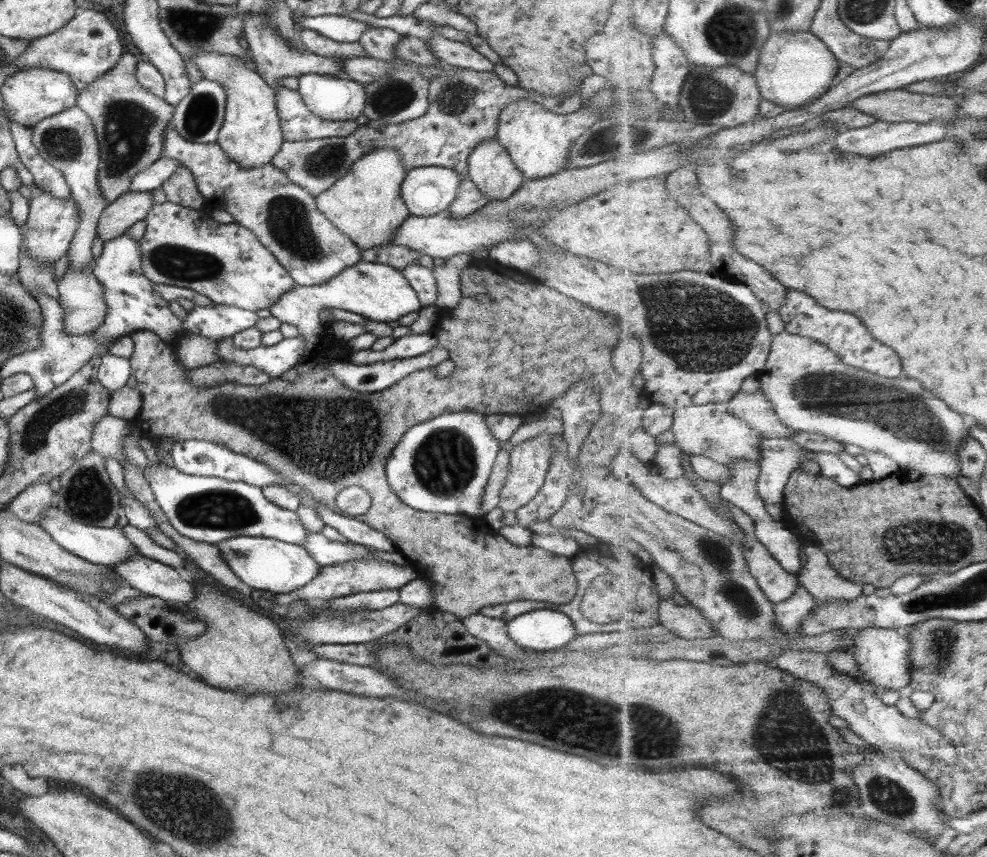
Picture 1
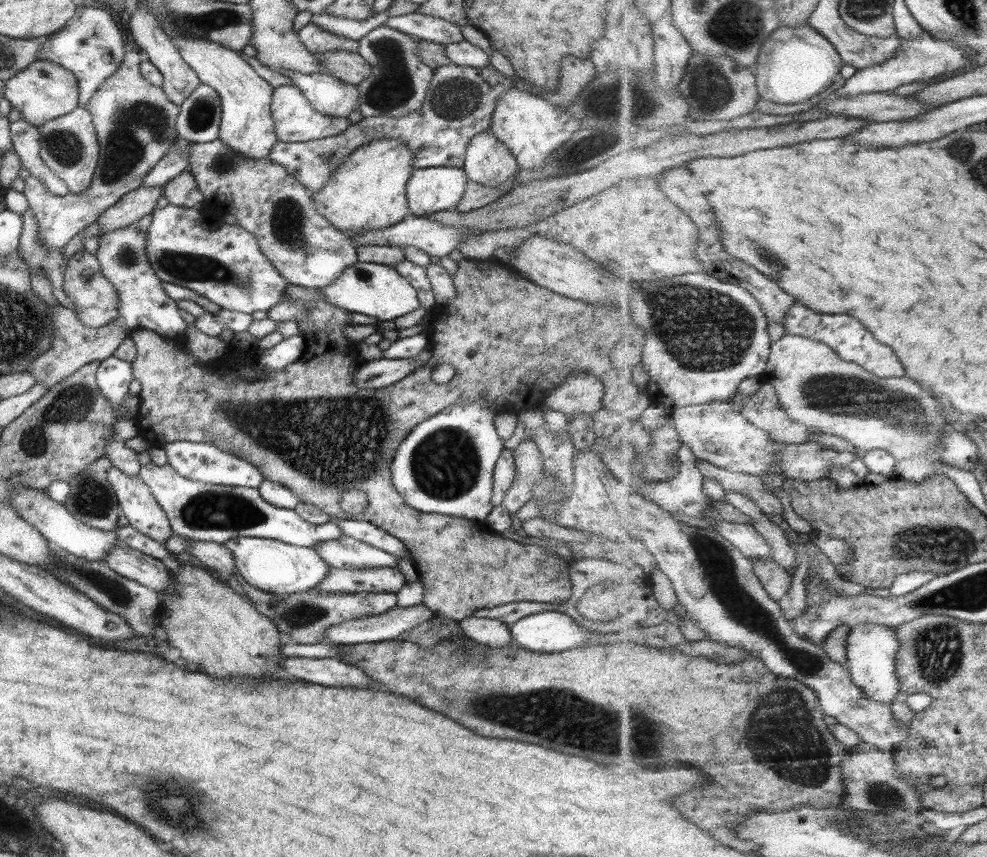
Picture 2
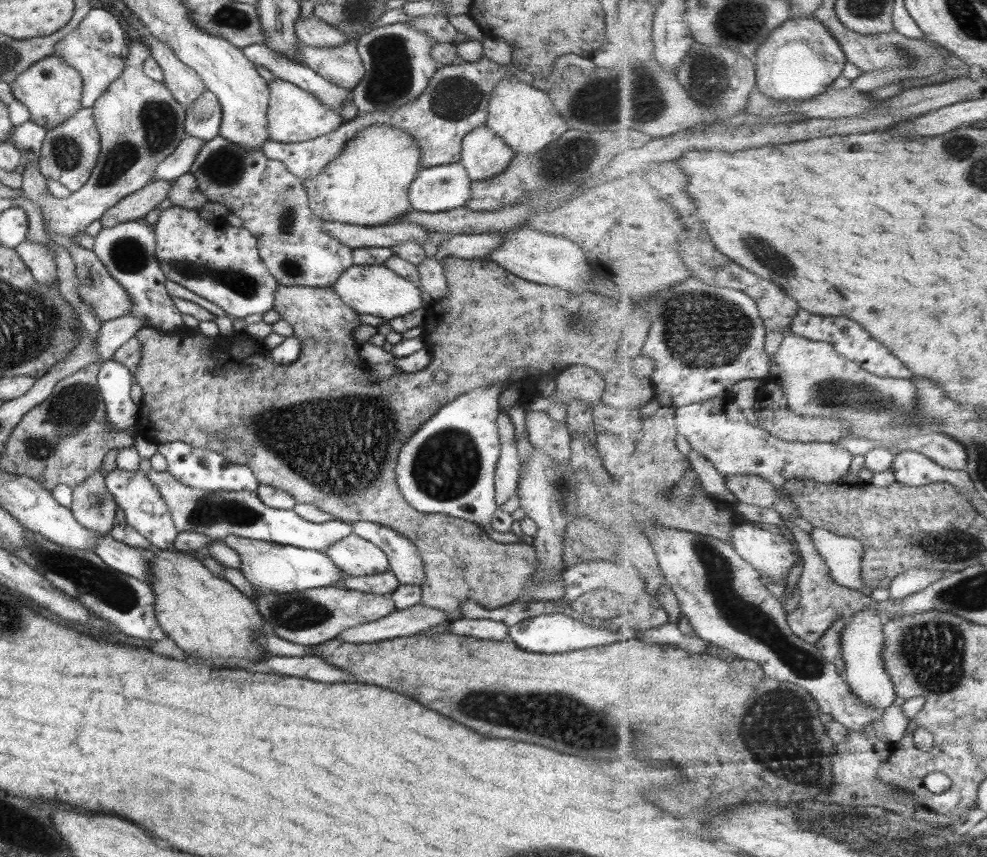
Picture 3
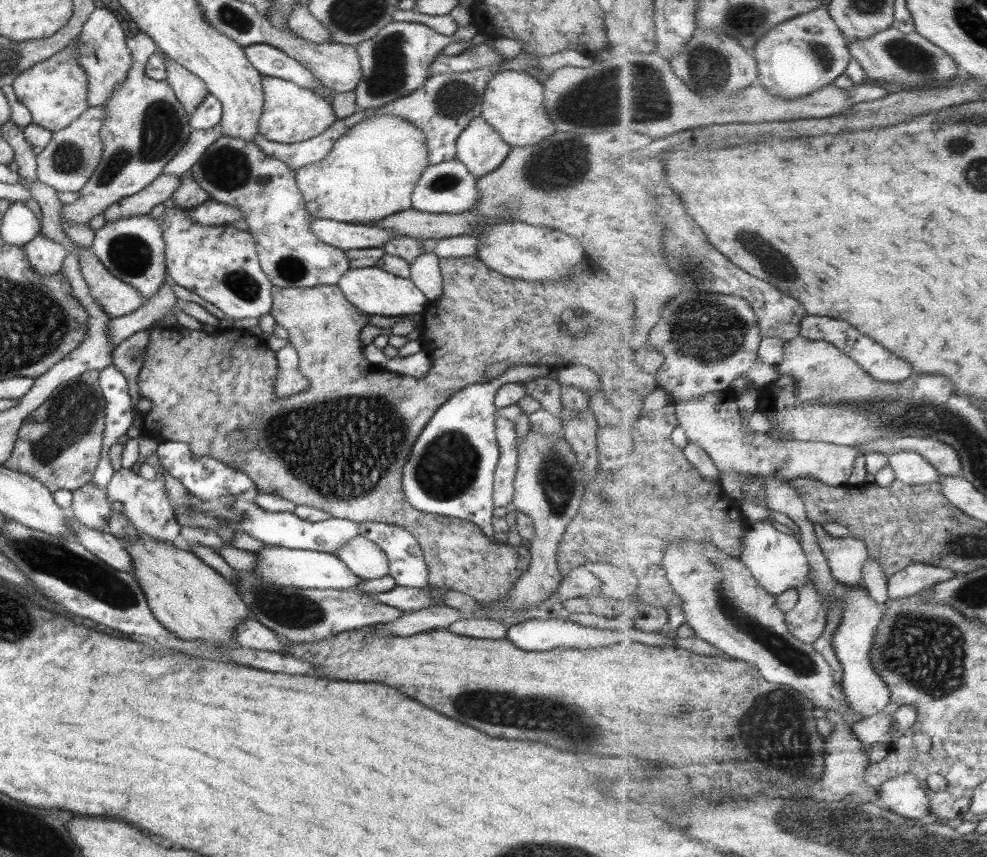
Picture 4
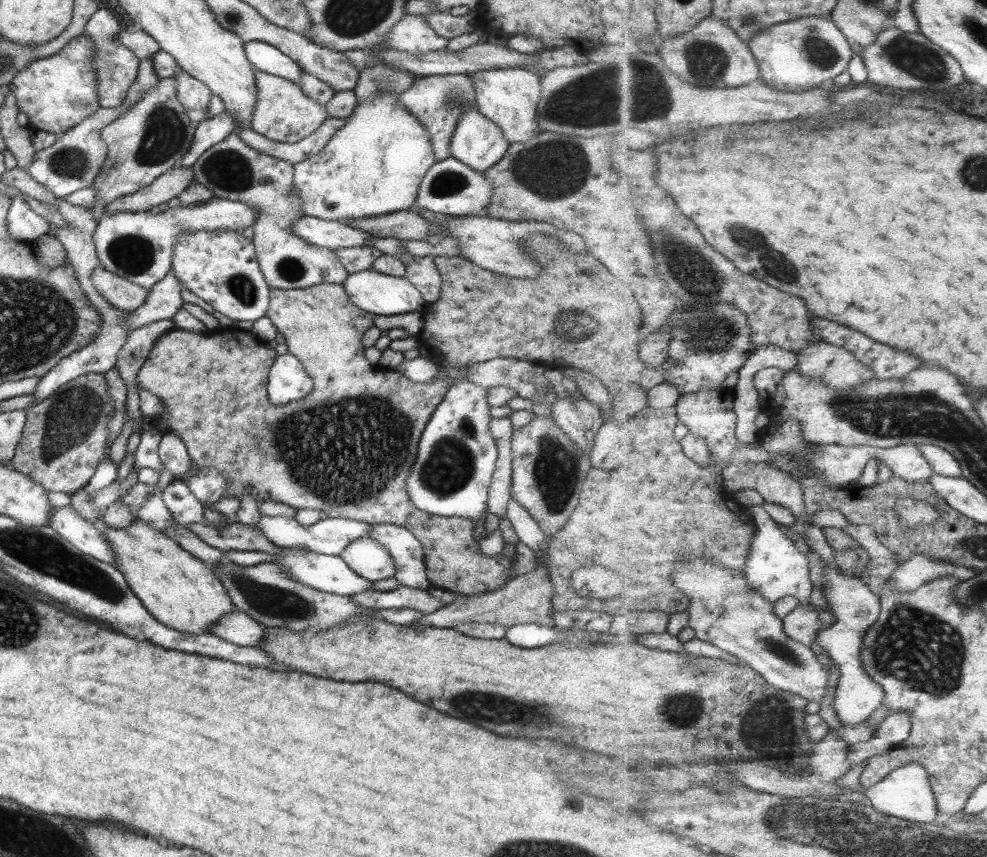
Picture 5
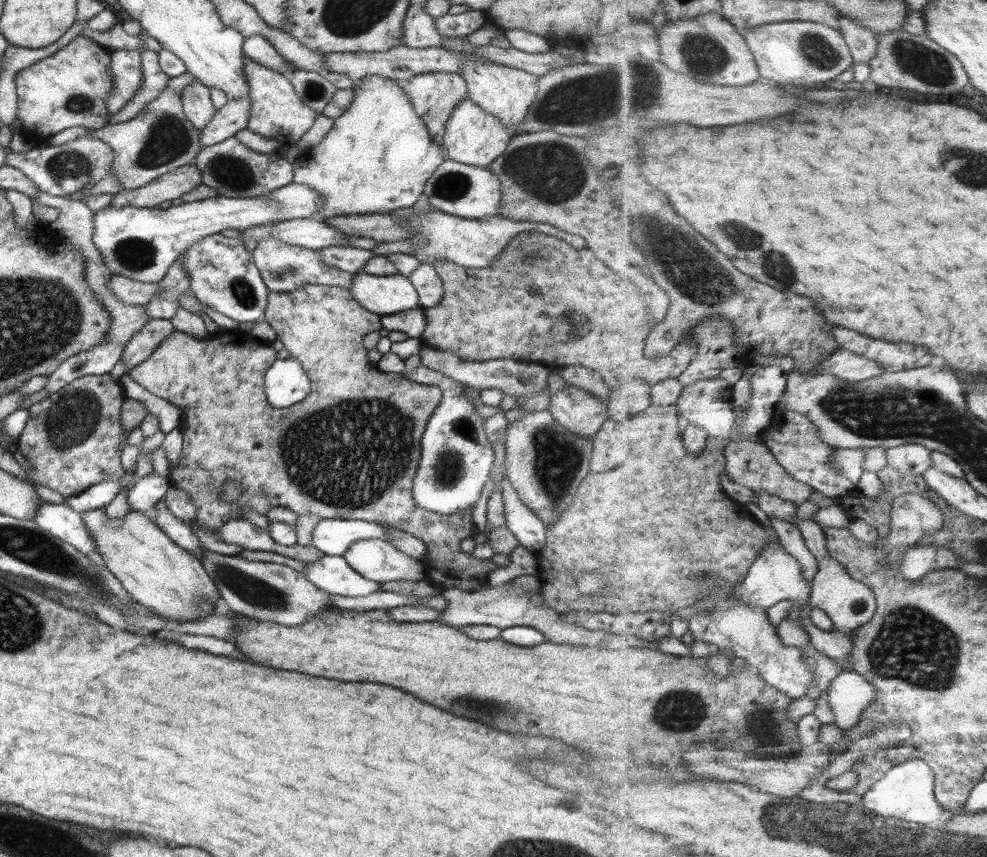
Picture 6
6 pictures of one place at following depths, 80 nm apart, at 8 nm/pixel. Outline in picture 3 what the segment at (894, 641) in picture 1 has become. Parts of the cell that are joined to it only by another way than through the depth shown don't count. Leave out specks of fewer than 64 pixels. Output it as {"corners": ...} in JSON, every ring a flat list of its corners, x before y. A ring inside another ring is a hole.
{"corners":[[873,609,857,611,852,616,851,622,841,631,840,646,842,658,845,664,845,675,847,682,853,688,855,694,871,705,873,708,886,709,897,700,895,685,891,675,886,671,882,657,885,648,885,635,882,628,884,624,879,618,879,613]]}

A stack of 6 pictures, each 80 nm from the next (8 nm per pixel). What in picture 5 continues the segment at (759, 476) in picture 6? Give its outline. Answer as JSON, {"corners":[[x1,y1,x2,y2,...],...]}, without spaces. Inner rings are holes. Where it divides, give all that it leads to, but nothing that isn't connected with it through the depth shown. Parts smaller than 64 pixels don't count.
{"corners":[[743,445,733,456,730,465,722,470,727,492,738,490,753,490,760,501,774,502,789,508,795,516,806,512,805,493,799,479,775,466,775,461,767,451,762,451,757,445]]}

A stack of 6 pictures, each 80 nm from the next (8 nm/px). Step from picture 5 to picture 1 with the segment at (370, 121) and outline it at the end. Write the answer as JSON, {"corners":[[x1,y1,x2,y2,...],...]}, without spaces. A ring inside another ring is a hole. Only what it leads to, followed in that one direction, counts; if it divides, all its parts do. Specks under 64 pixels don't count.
{"corners":[[383,147,367,151,358,156,345,175,340,176,327,190,314,196,317,210,340,232,343,233,359,249,370,249,379,245,390,244,388,240,398,226,409,216,409,211,400,195,400,186,406,175,400,154,391,147]]}

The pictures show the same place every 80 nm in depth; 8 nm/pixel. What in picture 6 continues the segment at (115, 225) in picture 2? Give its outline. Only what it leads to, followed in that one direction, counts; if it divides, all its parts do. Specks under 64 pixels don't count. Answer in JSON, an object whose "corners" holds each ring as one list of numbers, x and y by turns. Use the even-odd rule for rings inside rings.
{"corners":[[185,165,151,180,134,189,121,189,112,195,112,207,153,208,167,205,202,184,201,171,193,165]]}

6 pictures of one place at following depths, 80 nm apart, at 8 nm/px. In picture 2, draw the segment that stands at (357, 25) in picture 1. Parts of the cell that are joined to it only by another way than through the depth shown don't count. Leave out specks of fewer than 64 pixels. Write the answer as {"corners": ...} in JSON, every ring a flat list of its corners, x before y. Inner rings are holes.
{"corners":[[385,11,375,13,363,20,349,20,340,16,332,16,332,14,322,14,321,16,312,16,310,21,327,32,358,41,370,30,383,25,389,17]]}

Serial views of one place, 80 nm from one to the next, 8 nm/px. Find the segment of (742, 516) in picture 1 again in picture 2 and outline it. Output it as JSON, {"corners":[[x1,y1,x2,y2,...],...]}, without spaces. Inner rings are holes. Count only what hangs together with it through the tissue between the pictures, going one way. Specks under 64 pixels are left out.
{"corners":[[751,559,754,571,771,598,780,601,791,588,791,574,775,560]]}

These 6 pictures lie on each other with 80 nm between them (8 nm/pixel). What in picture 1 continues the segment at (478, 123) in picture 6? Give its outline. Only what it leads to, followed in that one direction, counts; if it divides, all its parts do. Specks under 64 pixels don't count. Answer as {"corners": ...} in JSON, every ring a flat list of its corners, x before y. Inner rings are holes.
{"corners":[[493,137,476,144,474,150,467,155,466,165,465,178,489,201,508,199,525,180,505,148]]}

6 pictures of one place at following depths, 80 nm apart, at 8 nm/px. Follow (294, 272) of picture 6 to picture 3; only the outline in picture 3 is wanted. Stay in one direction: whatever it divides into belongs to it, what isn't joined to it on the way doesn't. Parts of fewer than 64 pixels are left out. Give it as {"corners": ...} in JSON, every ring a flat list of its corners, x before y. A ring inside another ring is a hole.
{"corners":[[217,134,201,147,189,173,195,177,199,190,207,201,223,205,230,214,235,214,242,220,243,228,255,237,261,264,280,286,327,288,352,265,350,248,339,244,338,240,333,240,322,231,322,220,307,206,302,180,293,176,278,160,267,158,260,150,245,149]]}

